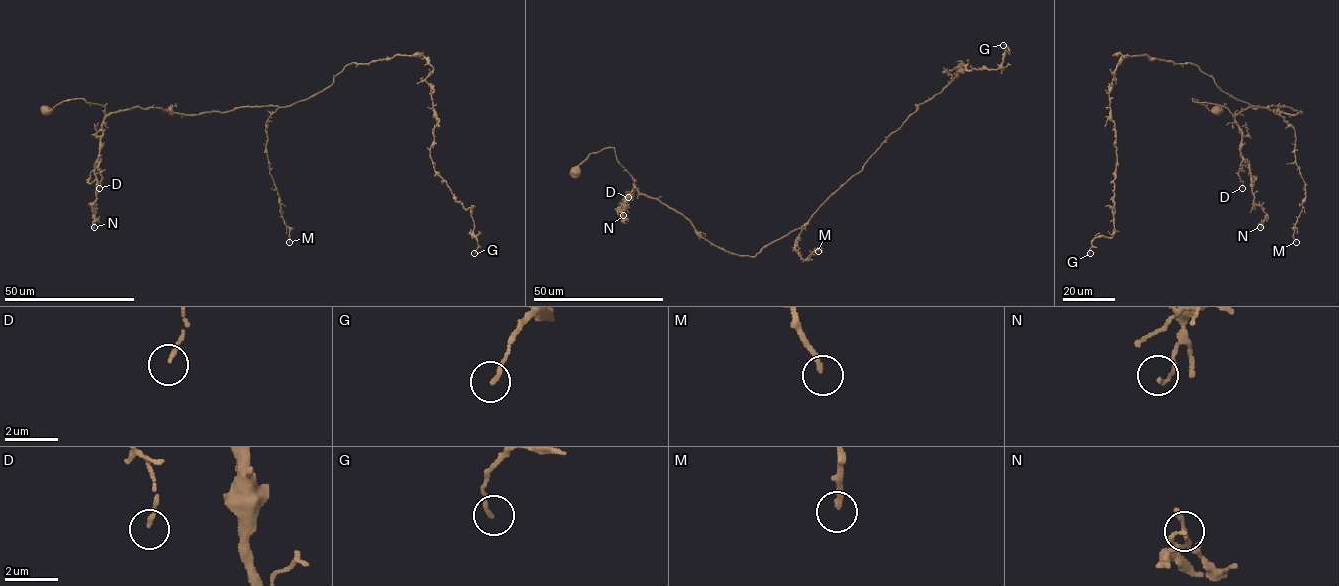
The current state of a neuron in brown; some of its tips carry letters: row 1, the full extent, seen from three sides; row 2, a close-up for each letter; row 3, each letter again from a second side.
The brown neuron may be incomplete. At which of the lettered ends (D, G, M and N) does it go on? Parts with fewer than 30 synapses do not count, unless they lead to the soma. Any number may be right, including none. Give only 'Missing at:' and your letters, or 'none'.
Missing at: M

